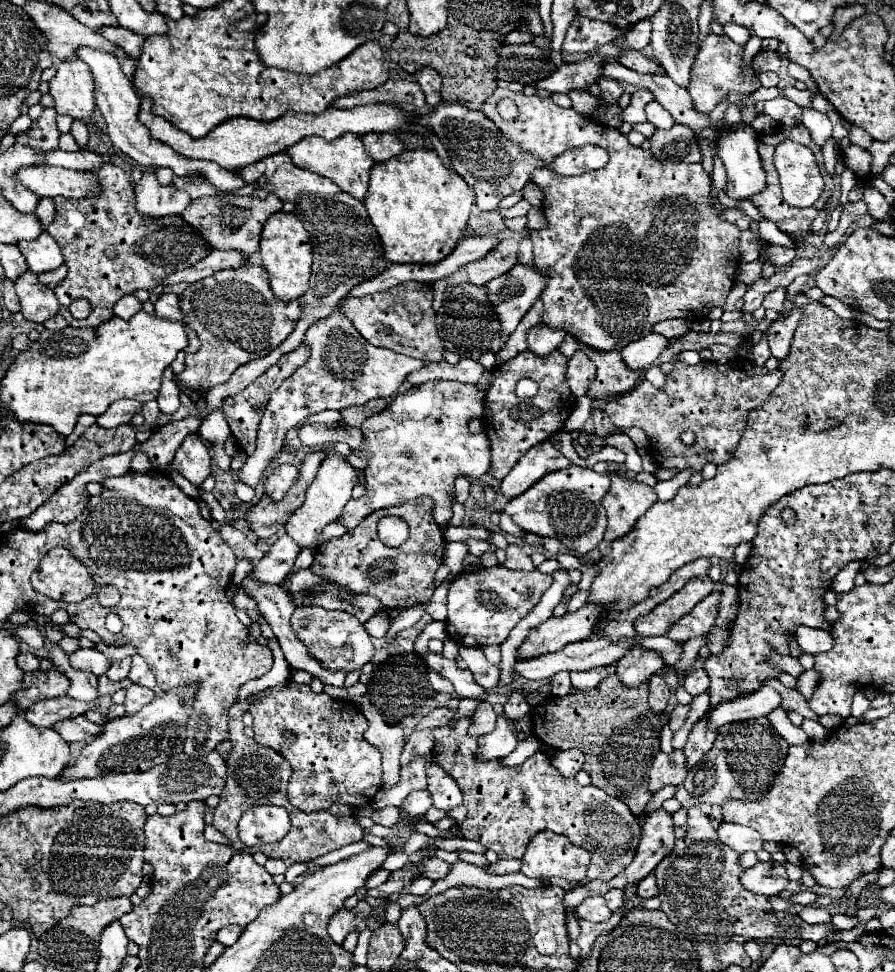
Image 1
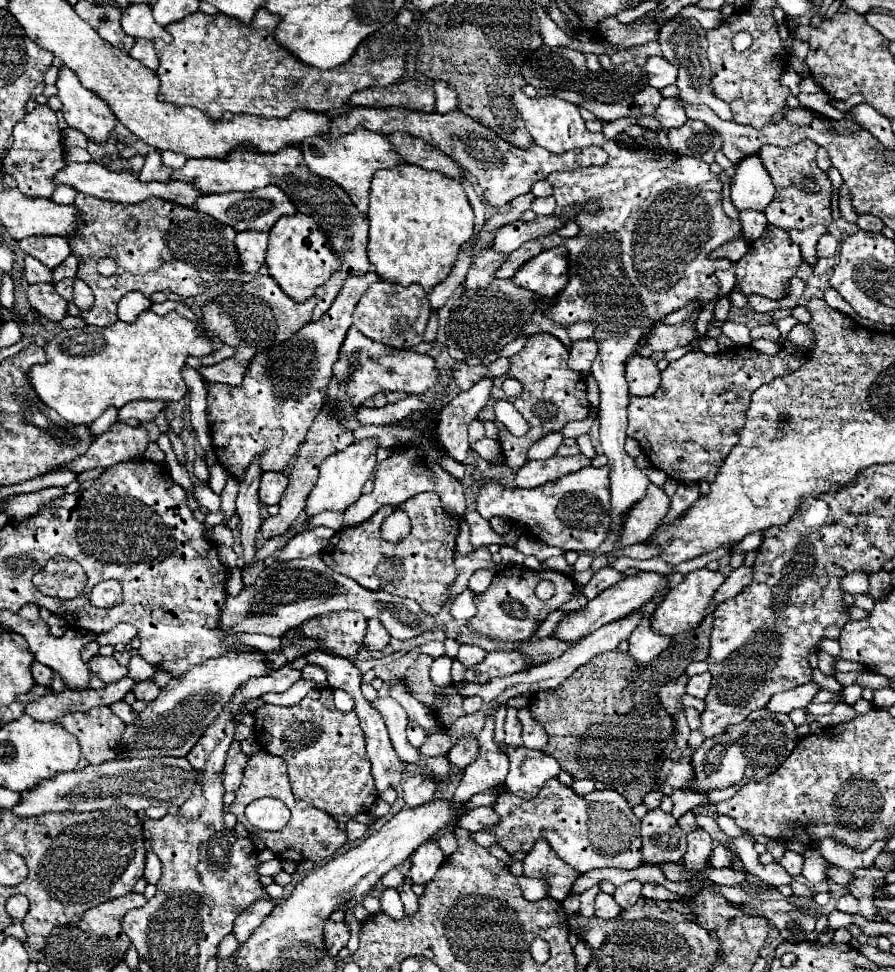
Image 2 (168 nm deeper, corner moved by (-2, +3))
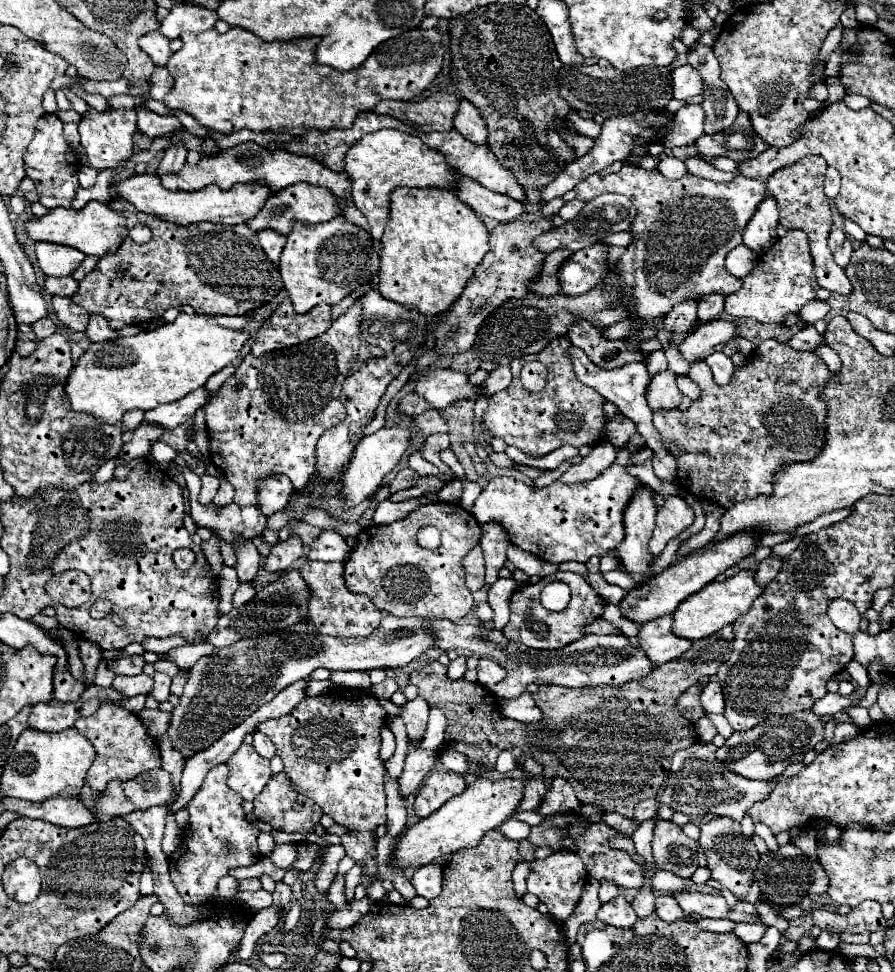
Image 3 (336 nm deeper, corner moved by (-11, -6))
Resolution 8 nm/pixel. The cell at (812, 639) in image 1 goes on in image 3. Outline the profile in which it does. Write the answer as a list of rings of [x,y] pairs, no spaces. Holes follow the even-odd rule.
[[[850,661],[846,665],[846,671],[852,675],[852,681],[858,685],[858,687],[864,687],[864,691],[870,687],[870,677],[868,677],[868,671],[858,663],[858,661]]]

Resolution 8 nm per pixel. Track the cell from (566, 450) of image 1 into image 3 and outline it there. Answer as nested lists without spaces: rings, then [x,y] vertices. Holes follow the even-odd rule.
[[[668,497],[656,515],[654,535],[648,543],[650,553],[660,555],[666,543],[672,537],[676,537],[682,529],[690,527],[692,521],[694,521],[694,511],[688,507],[688,503],[682,497]]]

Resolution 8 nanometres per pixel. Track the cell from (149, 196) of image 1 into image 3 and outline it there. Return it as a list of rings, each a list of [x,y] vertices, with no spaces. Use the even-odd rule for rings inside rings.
[[[174,145],[174,147],[168,147],[164,151],[164,157],[162,157],[162,163],[160,167],[156,169],[156,175],[162,177],[166,173],[178,173],[186,163],[186,147],[184,145]]]

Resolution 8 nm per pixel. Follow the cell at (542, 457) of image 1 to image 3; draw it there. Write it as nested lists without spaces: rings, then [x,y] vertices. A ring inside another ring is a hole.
[[[600,441],[598,445],[594,445],[590,455],[584,457],[584,461],[570,465],[570,469],[560,477],[560,481],[570,483],[570,485],[590,481],[590,479],[598,477],[604,469],[608,469],[612,465],[612,461],[616,461],[614,447],[606,441]]]

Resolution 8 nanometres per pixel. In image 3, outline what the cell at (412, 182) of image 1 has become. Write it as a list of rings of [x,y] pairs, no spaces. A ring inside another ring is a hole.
[[[400,187],[390,193],[390,217],[382,235],[380,251],[380,281],[378,291],[396,303],[406,307],[416,307],[422,315],[438,315],[446,311],[466,287],[476,265],[488,253],[488,229],[474,209],[468,209],[456,193],[440,187]]]

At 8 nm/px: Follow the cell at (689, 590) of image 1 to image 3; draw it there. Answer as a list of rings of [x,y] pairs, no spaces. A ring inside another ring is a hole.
[[[740,571],[734,577],[728,577],[722,583],[708,583],[706,587],[702,587],[700,591],[696,591],[694,595],[686,597],[680,607],[674,611],[674,635],[676,637],[684,637],[684,639],[702,639],[708,637],[712,633],[716,633],[718,629],[722,629],[728,623],[734,623],[740,615],[744,615],[752,601],[762,593],[762,587],[758,587],[754,583],[754,573],[752,571]]]

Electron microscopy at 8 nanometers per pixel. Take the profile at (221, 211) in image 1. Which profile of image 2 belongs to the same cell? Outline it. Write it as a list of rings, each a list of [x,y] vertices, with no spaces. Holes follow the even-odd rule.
[[[265,186],[265,188],[257,188],[253,192],[229,192],[229,194],[207,194],[201,196],[195,204],[197,210],[207,212],[211,216],[215,216],[219,222],[223,224],[231,224],[235,226],[239,232],[247,230],[247,228],[257,228],[257,230],[271,230],[273,224],[281,218],[281,216],[291,216],[297,212],[295,204],[291,204],[291,200],[287,198],[287,194],[277,188],[277,186]]]

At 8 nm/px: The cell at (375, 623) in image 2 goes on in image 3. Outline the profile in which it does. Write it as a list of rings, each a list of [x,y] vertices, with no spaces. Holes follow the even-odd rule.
[[[386,613],[370,637],[328,637],[320,635],[312,623],[296,623],[280,633],[250,637],[236,645],[216,649],[214,655],[198,659],[190,669],[184,693],[170,715],[170,743],[188,759],[192,753],[208,749],[208,745],[250,717],[260,705],[292,685],[292,681],[308,677],[318,667],[330,671],[394,669],[408,665],[430,647],[432,637],[420,617],[400,619]]]

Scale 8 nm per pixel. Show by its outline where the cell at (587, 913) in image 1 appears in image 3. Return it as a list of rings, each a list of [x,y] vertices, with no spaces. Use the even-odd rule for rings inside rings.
[[[616,897],[598,909],[598,919],[612,927],[632,927],[638,917],[624,897]]]

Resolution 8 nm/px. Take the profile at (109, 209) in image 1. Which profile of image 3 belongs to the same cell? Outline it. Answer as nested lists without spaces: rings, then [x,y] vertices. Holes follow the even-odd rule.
[[[112,199],[108,205],[126,217],[128,230],[138,223],[152,229],[150,243],[136,245],[126,237],[116,253],[106,253],[70,297],[90,315],[102,313],[114,331],[120,331],[124,325],[160,319],[166,309],[186,303],[200,315],[244,315],[270,301],[282,289],[278,269],[268,261],[256,233],[246,225],[196,223],[182,227],[138,213],[125,199]],[[118,265],[126,269],[124,279],[116,277]]]

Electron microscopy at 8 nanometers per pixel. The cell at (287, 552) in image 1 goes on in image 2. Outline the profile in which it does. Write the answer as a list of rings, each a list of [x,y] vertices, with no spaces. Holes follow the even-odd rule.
[[[311,528],[297,536],[293,536],[287,546],[281,550],[279,560],[291,560],[291,558],[307,558],[313,554],[321,554],[323,548],[329,544],[331,536],[335,532],[331,528]]]

